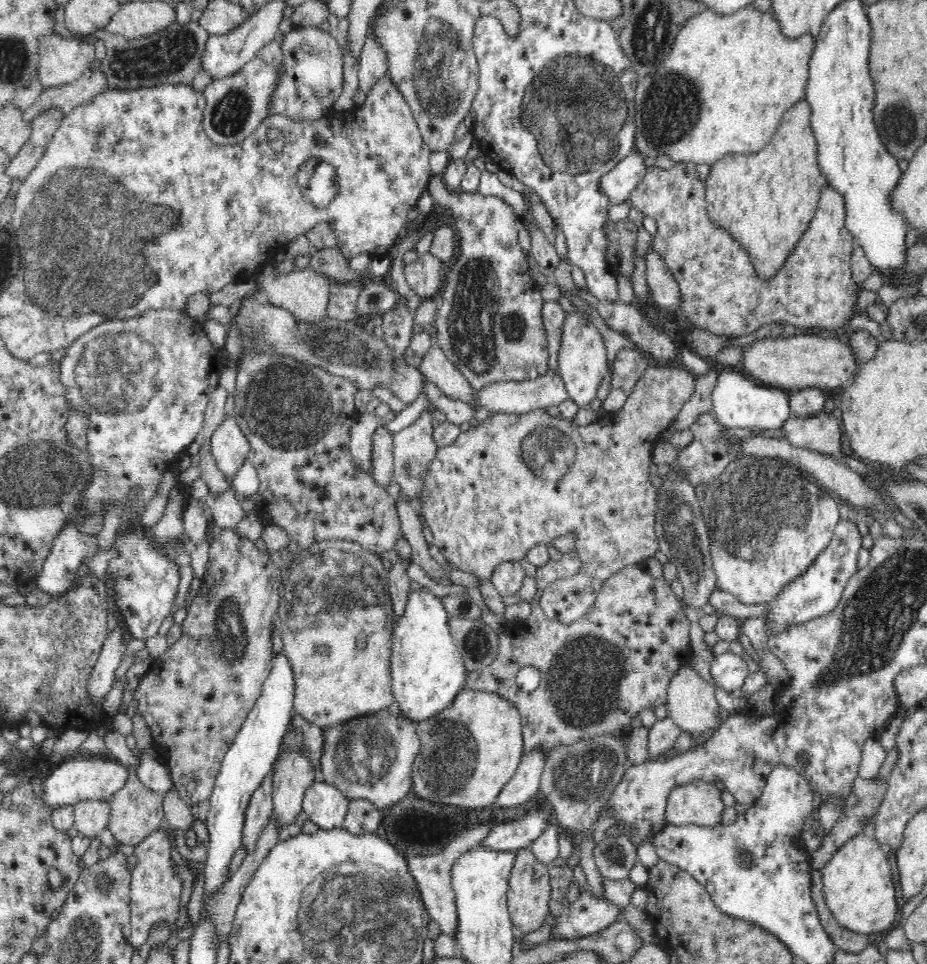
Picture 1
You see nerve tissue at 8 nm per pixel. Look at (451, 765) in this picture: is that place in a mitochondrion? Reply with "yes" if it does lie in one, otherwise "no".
yes

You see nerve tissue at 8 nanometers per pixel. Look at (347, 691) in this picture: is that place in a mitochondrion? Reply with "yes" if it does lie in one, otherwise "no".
no

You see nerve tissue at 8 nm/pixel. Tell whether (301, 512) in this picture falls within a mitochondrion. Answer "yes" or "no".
no

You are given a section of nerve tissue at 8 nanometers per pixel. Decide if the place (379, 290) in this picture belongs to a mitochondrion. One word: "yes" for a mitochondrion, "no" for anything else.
no

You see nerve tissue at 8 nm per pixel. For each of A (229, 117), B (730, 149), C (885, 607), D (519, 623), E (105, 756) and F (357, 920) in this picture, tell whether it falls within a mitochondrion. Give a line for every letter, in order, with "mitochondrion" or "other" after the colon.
A: mitochondrion
B: other
C: mitochondrion
D: other
E: other
F: mitochondrion

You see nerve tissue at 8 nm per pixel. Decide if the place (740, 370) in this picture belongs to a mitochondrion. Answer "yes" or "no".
no

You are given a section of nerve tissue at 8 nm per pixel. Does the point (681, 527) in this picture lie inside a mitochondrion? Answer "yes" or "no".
yes

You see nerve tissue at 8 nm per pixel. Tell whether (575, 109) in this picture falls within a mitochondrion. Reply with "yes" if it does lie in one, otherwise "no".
yes

